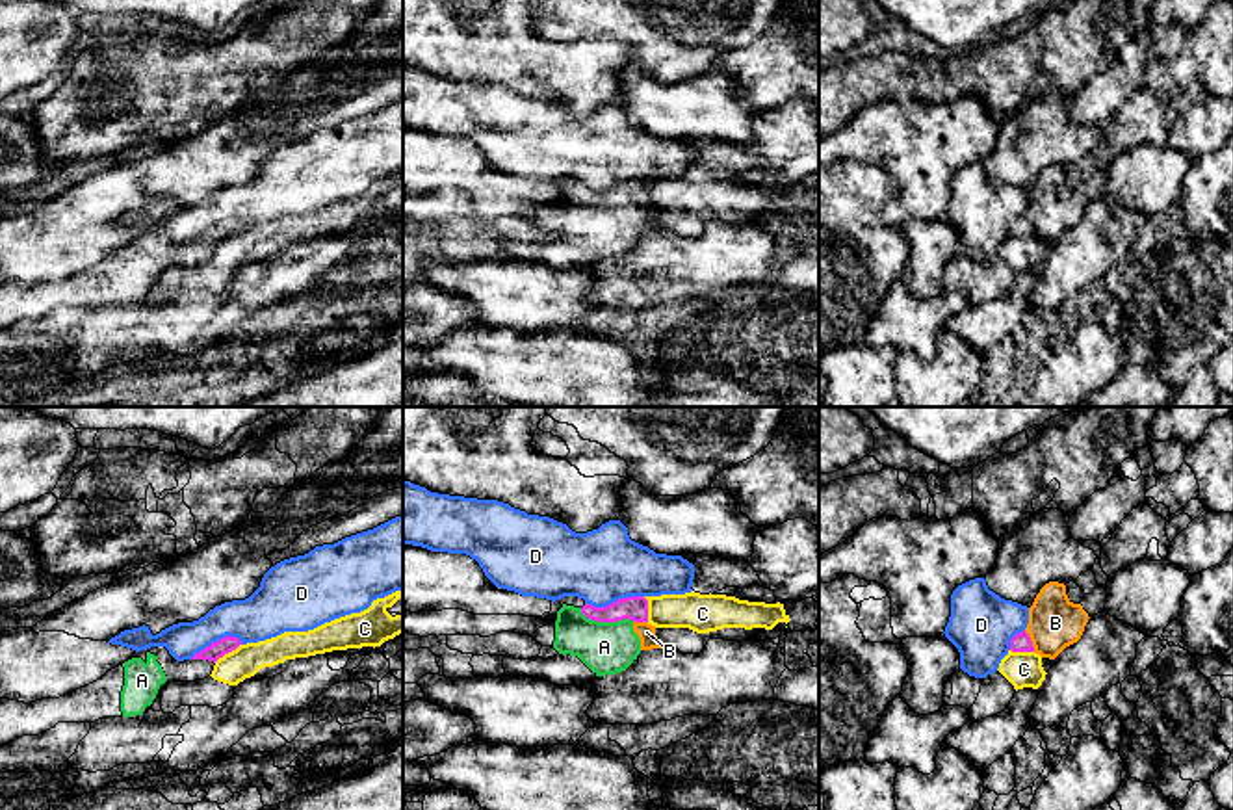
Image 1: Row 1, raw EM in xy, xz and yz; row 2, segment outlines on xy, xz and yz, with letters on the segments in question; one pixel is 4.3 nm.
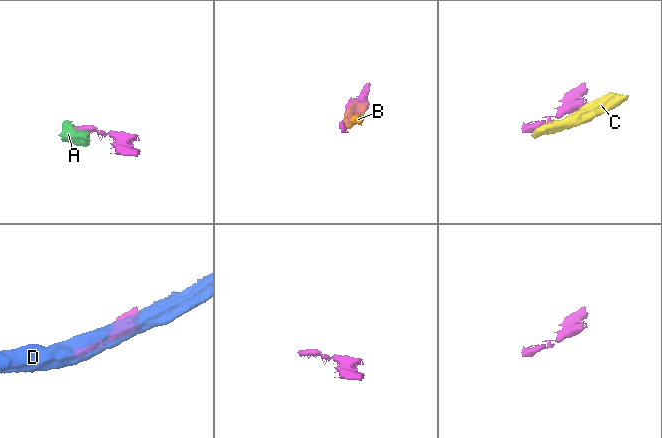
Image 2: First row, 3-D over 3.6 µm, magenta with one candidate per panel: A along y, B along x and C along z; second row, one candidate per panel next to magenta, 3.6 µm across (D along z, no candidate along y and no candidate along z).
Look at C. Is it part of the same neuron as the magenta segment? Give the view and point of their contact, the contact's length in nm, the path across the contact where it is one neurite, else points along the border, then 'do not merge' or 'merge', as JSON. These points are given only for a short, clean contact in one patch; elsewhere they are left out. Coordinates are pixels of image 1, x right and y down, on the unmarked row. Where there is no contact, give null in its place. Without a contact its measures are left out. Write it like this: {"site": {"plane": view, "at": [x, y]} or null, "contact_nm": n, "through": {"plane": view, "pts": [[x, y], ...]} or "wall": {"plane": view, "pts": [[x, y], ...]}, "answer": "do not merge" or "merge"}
{"site": {"plane": "xy", "at": [227, 236]}, "contact_nm": 150, "answer": "do not merge"}

